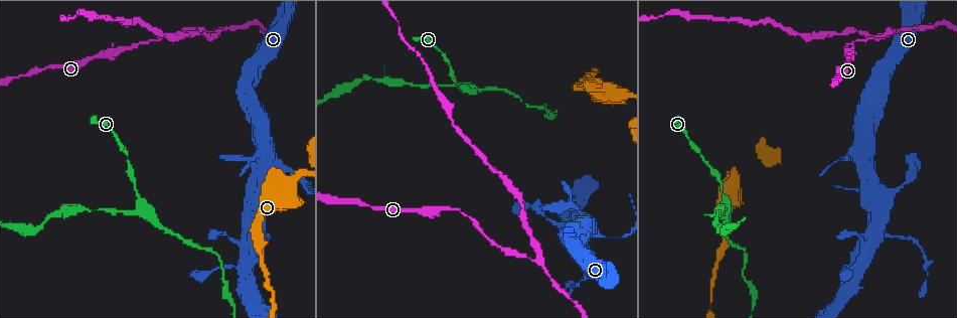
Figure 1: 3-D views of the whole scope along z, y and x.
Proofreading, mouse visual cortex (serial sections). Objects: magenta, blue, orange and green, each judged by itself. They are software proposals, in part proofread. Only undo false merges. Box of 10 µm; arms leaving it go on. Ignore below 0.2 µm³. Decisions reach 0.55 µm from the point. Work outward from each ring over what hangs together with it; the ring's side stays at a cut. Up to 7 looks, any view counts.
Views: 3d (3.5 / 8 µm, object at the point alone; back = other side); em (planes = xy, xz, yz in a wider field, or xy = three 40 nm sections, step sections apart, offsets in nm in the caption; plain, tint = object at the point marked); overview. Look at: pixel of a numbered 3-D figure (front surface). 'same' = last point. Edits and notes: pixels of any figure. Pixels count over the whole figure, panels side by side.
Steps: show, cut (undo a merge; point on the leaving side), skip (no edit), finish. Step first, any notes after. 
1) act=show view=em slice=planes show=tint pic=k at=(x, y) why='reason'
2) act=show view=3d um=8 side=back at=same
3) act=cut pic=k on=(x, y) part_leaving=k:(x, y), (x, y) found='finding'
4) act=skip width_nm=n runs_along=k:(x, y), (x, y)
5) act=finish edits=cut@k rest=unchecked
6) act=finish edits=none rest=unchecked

act=show view=3d um=8 pic=1 at=(617, 95) why='sudden change in width'

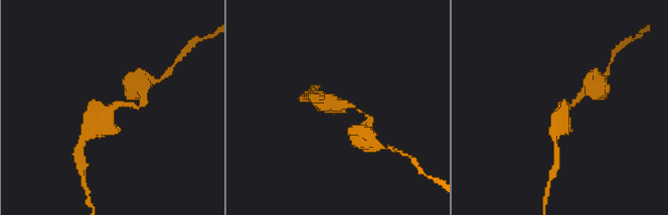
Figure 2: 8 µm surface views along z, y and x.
act=show view=em slice=xy step=1 show=tint at=same why='shape alone is not enough'

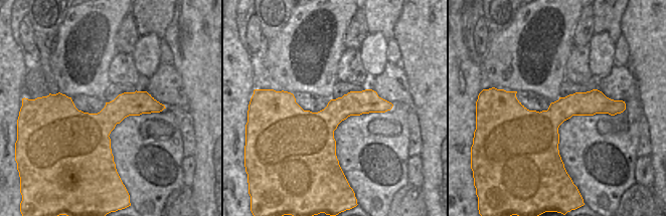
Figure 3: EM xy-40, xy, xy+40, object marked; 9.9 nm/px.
act=skip runs_along=2:(94, 128), (117, 102), (129, 106) found='all the same cell'

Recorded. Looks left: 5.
act=show view=3d um=3.5 pic=1 at=(144, 209) why='thick turns thin'

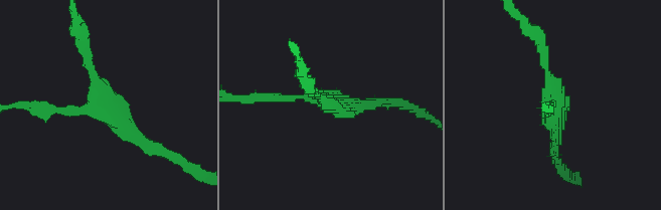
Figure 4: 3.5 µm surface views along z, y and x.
act=show view=em slice=planes show=tint pic=4 at=(327, 103) why='shape alone is not enough'

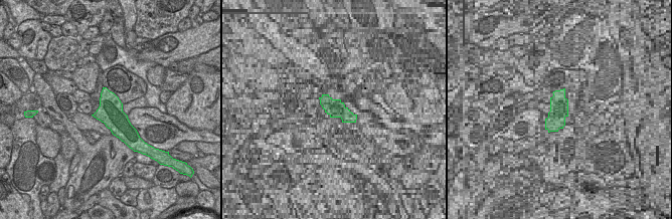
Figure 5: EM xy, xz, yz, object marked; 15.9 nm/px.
act=skip runs_along=4:(80, 41), (103, 100), (41, 110) found='one cell here'

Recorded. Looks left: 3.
act=show view=3d um=8 pic=1 at=(616, 237) why='thin neck'

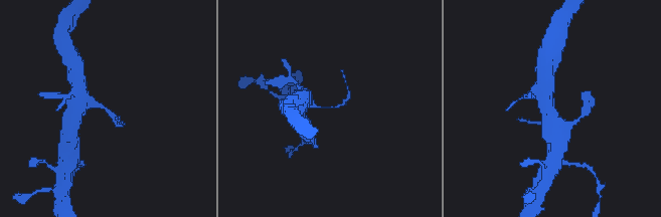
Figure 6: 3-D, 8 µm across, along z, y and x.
act=show view=3d um=3.5 at=same

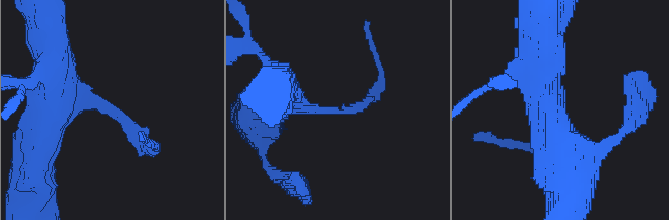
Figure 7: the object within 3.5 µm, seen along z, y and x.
act=show view=em slice=xy step=3 show=tint pic=7 at=(341, 111) arm_widths_nm=200,350 why='need the tissue'

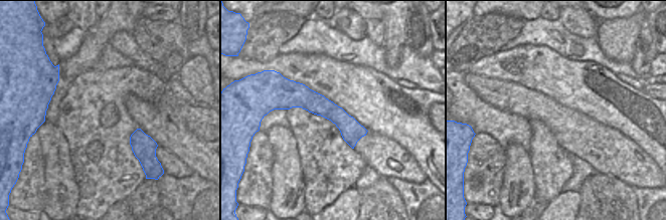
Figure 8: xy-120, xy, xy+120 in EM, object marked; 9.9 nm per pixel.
act=skip runs_along=8:(281, 104), (313, 101), (363, 133) found='one cell here'

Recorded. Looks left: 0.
act=finish edits=none rest=unchecked

